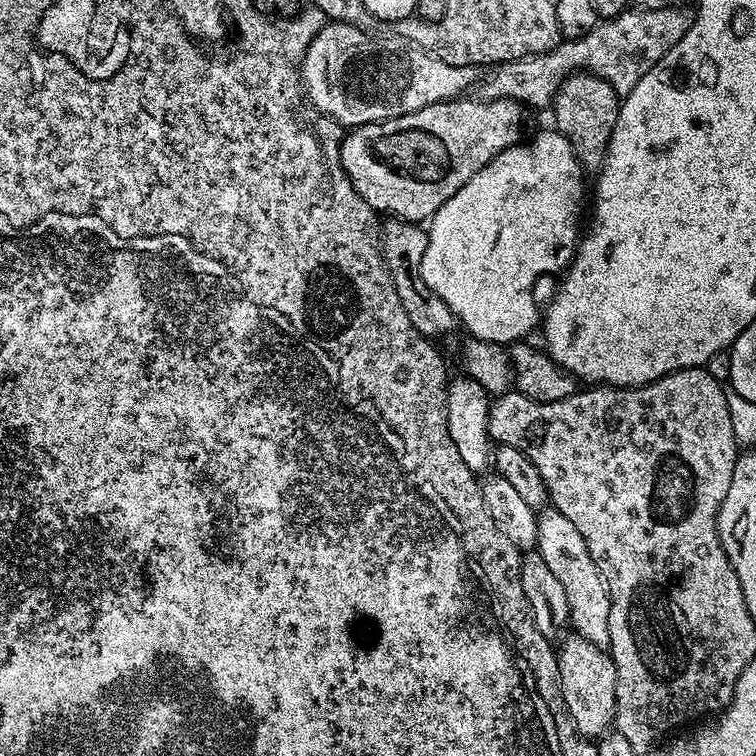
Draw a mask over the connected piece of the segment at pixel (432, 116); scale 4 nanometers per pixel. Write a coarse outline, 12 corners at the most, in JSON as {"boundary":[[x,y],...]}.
{"boundary":[[517,100],[360,124],[340,161],[377,214],[427,222],[521,143]]}

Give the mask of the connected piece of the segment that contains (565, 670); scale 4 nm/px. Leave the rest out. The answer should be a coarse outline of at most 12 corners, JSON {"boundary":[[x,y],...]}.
{"boundary":[[577,634],[556,661],[568,717],[585,738],[616,719],[611,655]]}

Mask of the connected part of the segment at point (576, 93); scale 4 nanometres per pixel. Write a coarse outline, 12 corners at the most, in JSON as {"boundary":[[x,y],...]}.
{"boundary":[[576,72],[550,112],[585,169],[604,165],[621,99]]}

